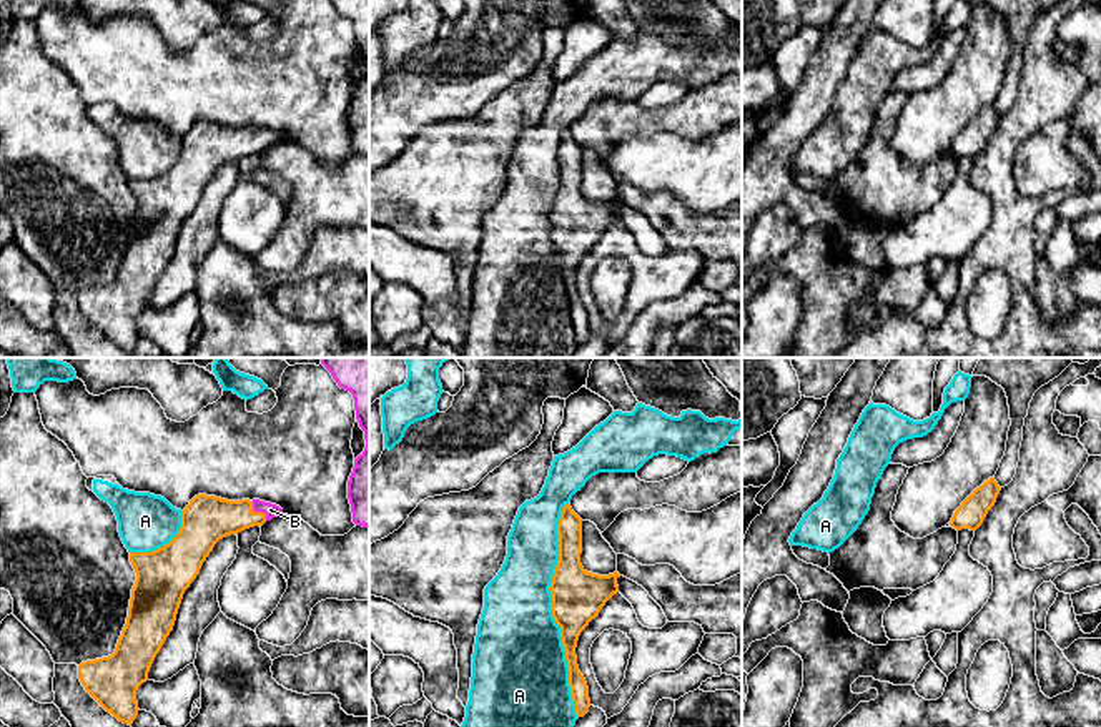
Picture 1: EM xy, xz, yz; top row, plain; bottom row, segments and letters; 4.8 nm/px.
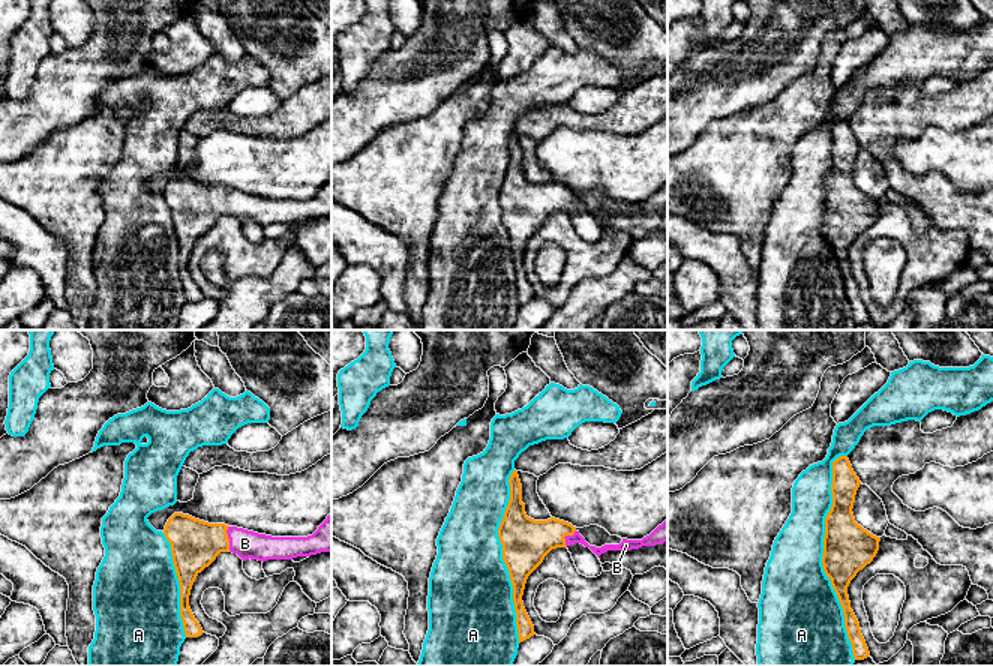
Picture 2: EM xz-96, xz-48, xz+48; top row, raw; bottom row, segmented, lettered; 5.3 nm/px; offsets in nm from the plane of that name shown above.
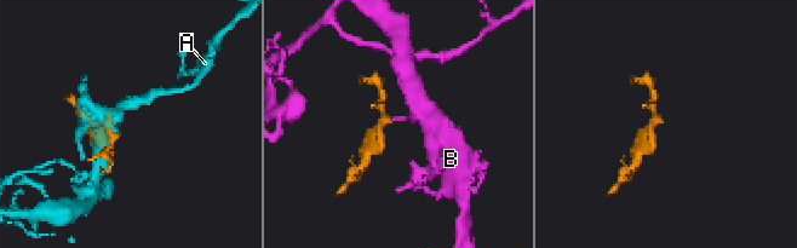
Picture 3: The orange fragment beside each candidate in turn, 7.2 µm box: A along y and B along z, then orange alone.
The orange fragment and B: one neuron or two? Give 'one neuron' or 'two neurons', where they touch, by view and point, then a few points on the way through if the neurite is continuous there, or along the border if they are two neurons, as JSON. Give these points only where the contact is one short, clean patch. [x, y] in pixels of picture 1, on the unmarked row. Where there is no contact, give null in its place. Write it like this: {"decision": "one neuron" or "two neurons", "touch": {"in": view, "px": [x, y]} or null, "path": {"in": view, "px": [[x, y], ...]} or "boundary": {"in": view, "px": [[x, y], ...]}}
{"decision": "one neuron", "touch": {"in": "xy", "px": [258, 140]}, "path": {"in": "xy", "px": [[207, 145], [258, 140], [270, 137]]}}

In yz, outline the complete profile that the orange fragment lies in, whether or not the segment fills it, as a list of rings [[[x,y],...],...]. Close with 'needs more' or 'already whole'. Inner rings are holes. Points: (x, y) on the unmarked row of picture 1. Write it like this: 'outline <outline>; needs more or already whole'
outline [[[995,105],[985,108],[955,138],[950,153],[956,158],[976,158],[983,151],[988,138],[995,133],[1000,118],[1001,115]]]; already whole

